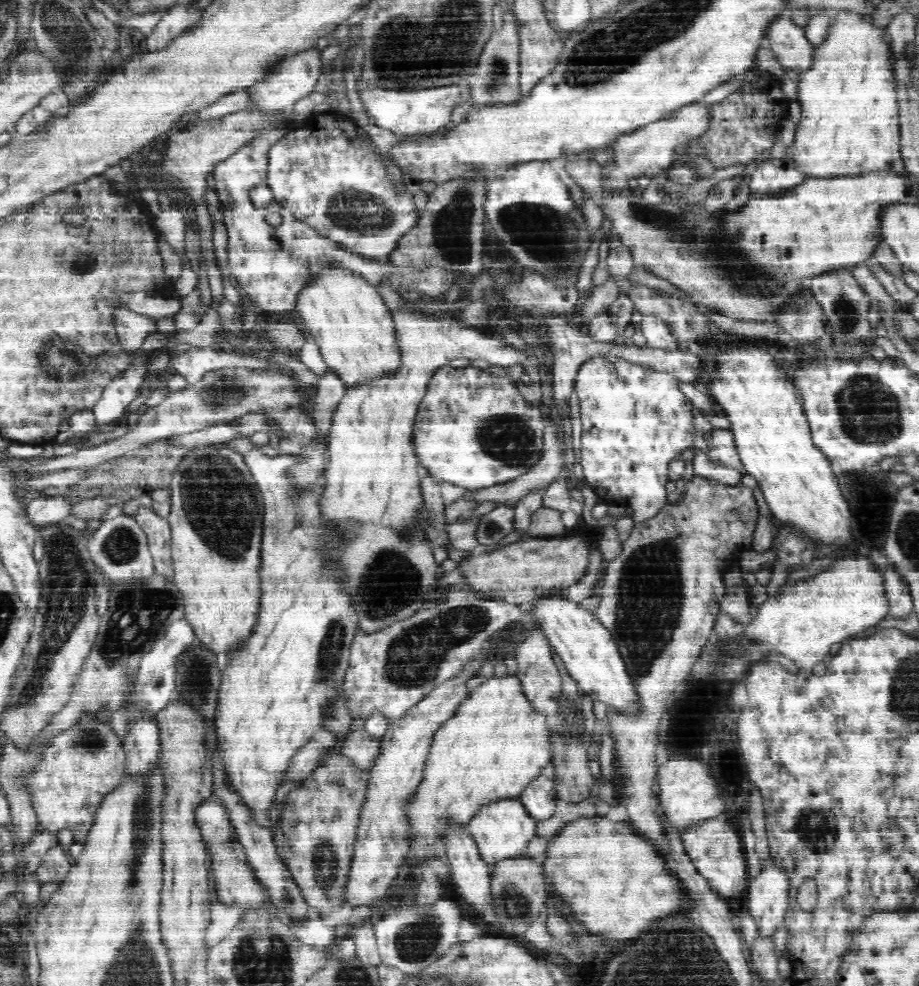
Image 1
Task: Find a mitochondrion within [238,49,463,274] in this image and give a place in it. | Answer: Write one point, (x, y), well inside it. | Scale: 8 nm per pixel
(356, 210)

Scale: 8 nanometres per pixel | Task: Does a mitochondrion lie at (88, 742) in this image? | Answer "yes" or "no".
yes

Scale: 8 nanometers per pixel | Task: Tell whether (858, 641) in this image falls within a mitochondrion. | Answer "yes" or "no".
no

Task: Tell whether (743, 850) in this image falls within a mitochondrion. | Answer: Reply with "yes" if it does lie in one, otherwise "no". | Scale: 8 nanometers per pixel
no

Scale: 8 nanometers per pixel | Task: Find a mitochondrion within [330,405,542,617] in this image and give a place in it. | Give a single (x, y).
(508, 439)

